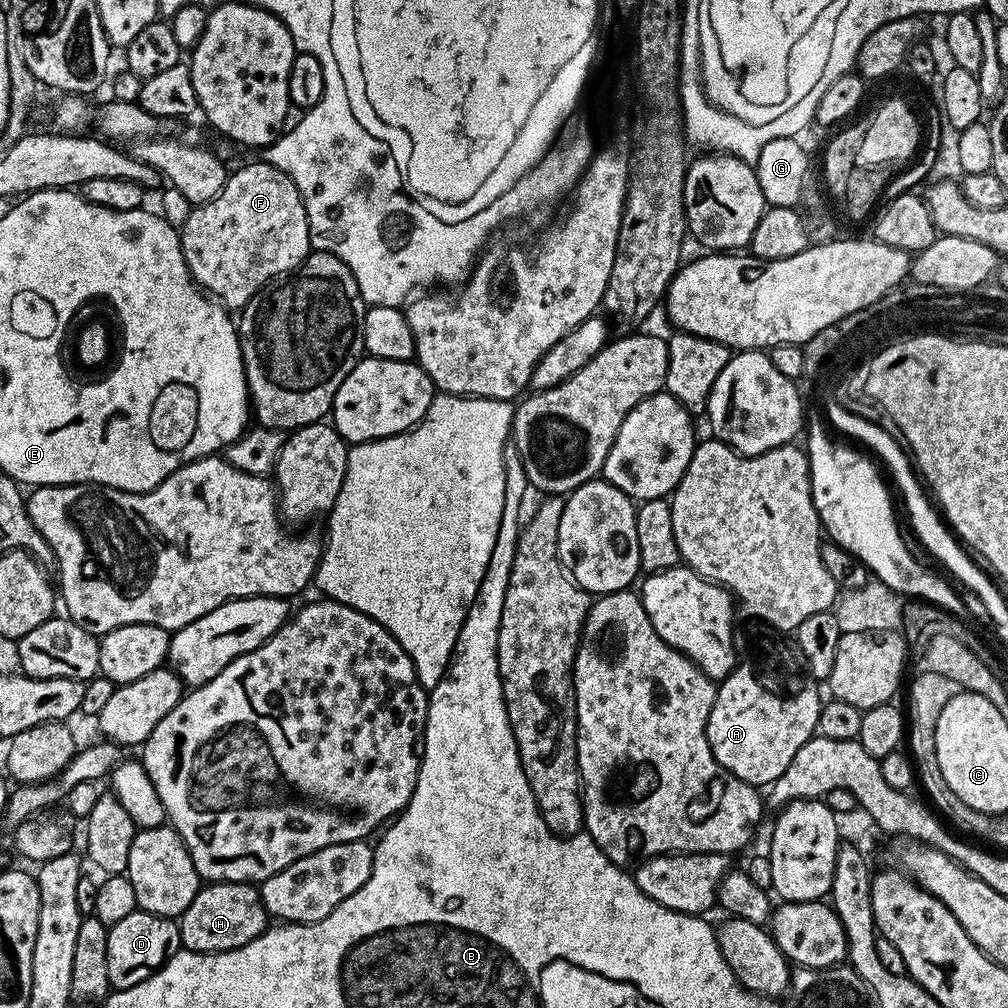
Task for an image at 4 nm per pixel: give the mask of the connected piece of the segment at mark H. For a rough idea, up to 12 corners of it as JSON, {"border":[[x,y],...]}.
{"border":[[208,882],[178,917],[185,952],[229,952],[269,927],[256,884]]}

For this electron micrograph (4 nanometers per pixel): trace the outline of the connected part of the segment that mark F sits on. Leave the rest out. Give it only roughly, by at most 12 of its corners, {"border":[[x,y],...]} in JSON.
{"border":[[244,164],[179,225],[229,310],[308,257],[298,186]]}

